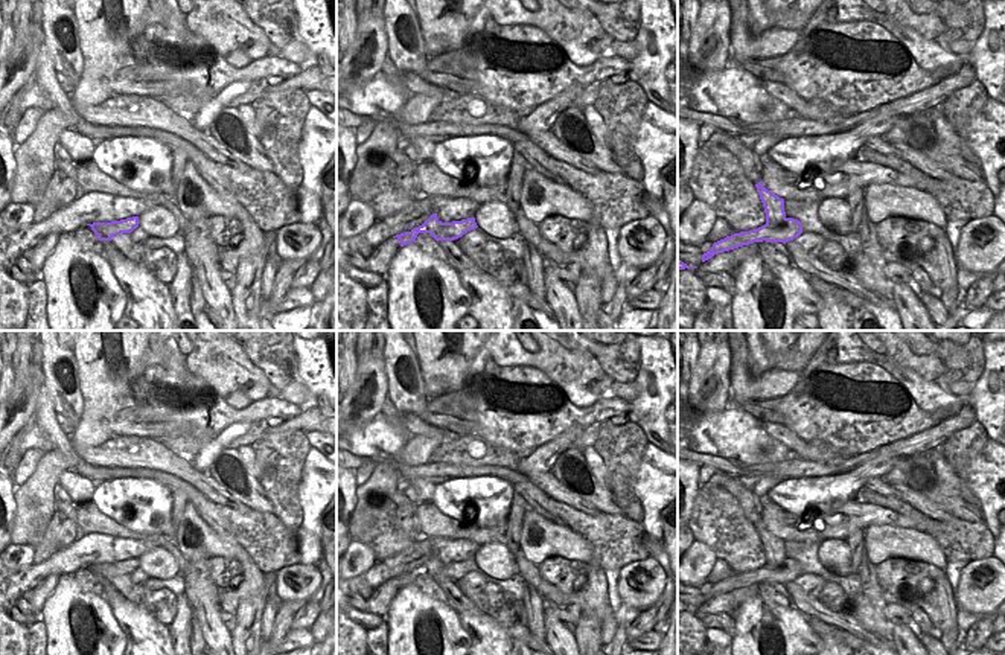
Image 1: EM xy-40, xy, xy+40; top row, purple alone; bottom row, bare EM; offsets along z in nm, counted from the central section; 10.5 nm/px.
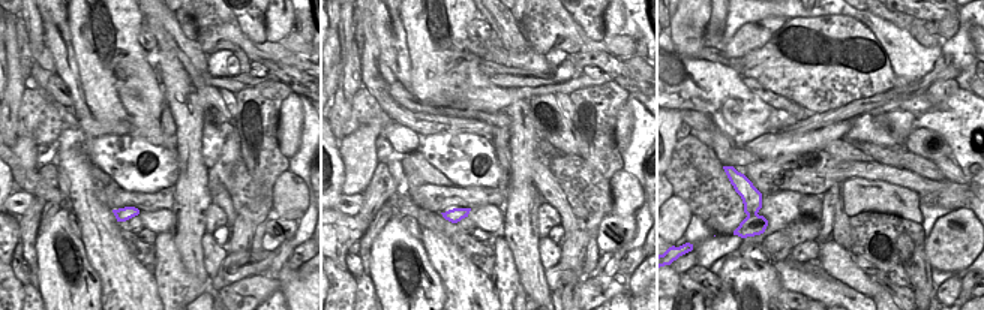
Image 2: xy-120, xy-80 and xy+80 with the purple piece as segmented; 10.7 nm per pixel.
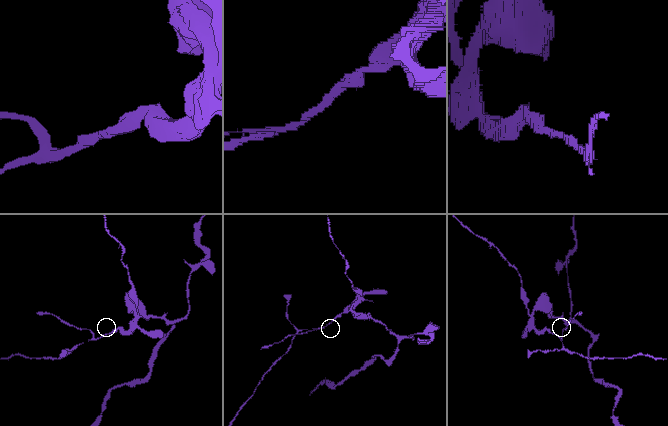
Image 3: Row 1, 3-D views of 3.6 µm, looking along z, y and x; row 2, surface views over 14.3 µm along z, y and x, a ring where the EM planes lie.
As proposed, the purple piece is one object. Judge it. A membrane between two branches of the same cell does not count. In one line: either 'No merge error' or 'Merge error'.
Merge error

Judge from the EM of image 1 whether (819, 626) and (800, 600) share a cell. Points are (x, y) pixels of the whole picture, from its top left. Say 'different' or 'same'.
different

